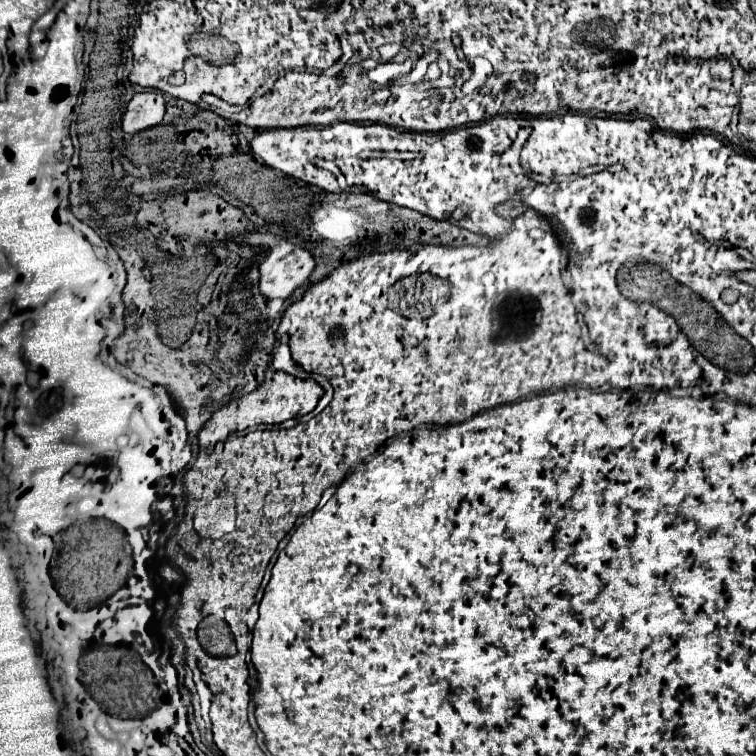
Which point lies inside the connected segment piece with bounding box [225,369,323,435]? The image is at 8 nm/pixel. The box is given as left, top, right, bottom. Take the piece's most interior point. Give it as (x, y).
(279, 397)

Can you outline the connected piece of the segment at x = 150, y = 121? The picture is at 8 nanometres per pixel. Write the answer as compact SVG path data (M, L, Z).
M143 91L133 95L127 103L127 111L121 121L125 133L137 133L155 125L161 125L165 117L165 101L159 91Z

